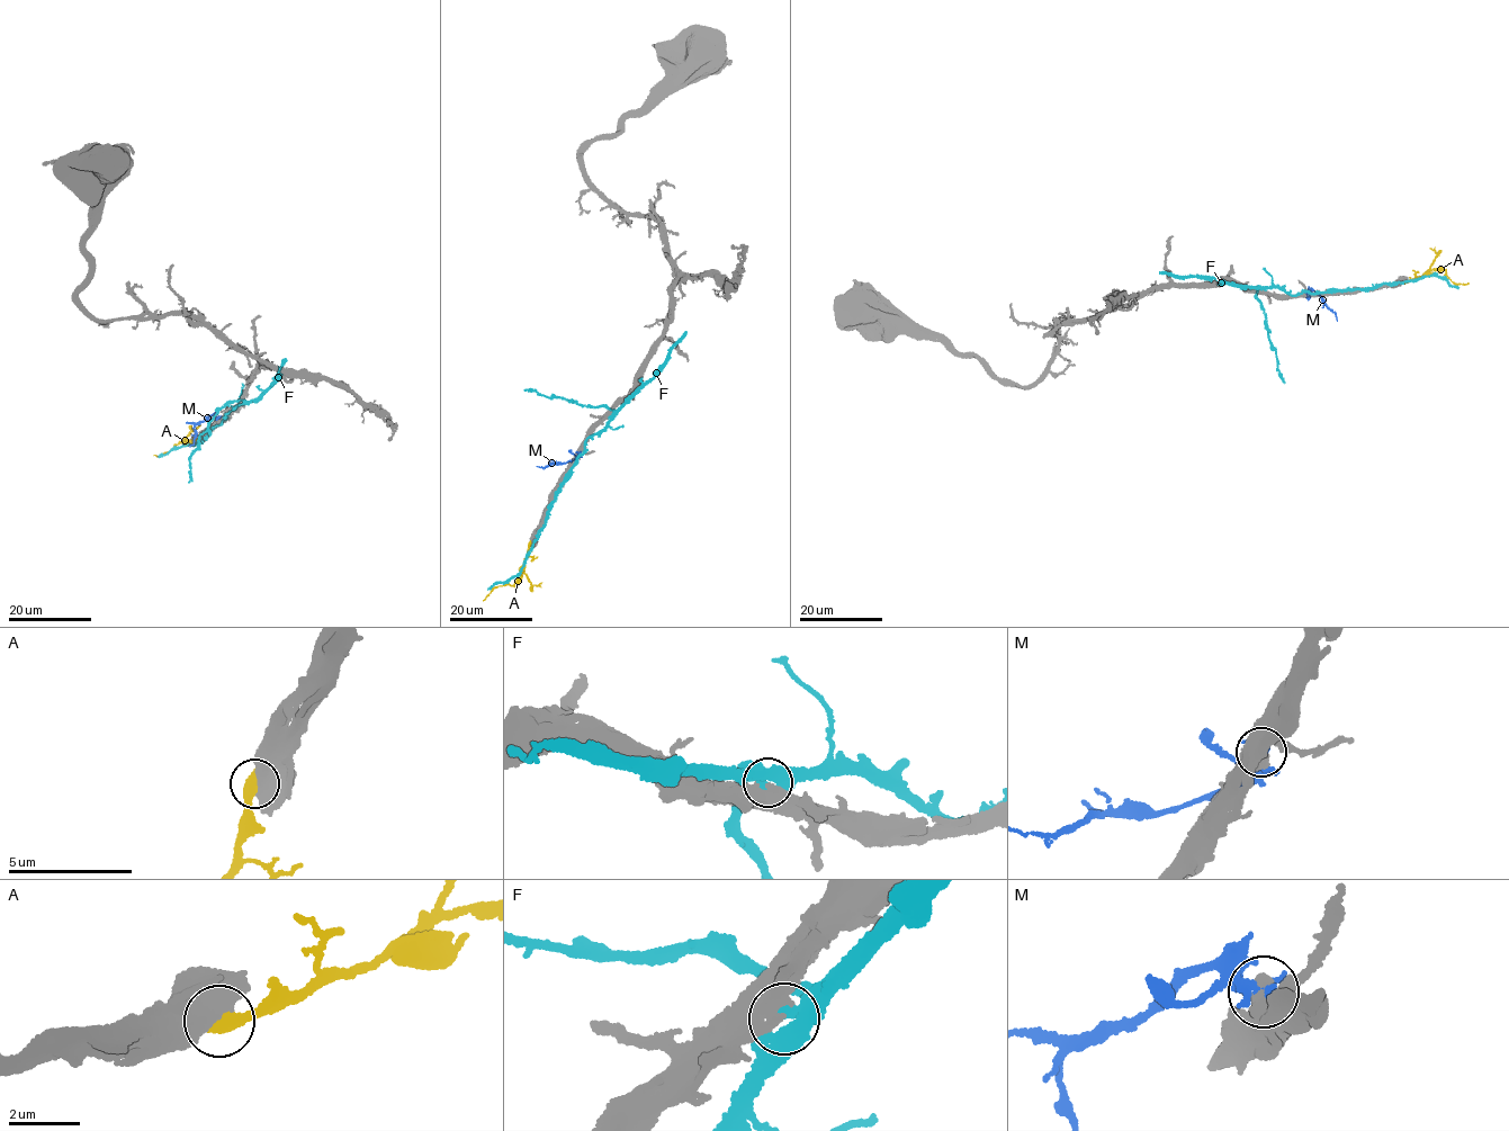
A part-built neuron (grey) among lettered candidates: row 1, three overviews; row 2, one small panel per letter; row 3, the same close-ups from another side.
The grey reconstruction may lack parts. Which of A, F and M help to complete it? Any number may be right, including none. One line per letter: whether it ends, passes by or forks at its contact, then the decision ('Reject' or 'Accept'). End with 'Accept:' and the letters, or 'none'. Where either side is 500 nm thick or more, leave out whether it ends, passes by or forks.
A: Reject
F: Reject
M: Reject
Accept: none

